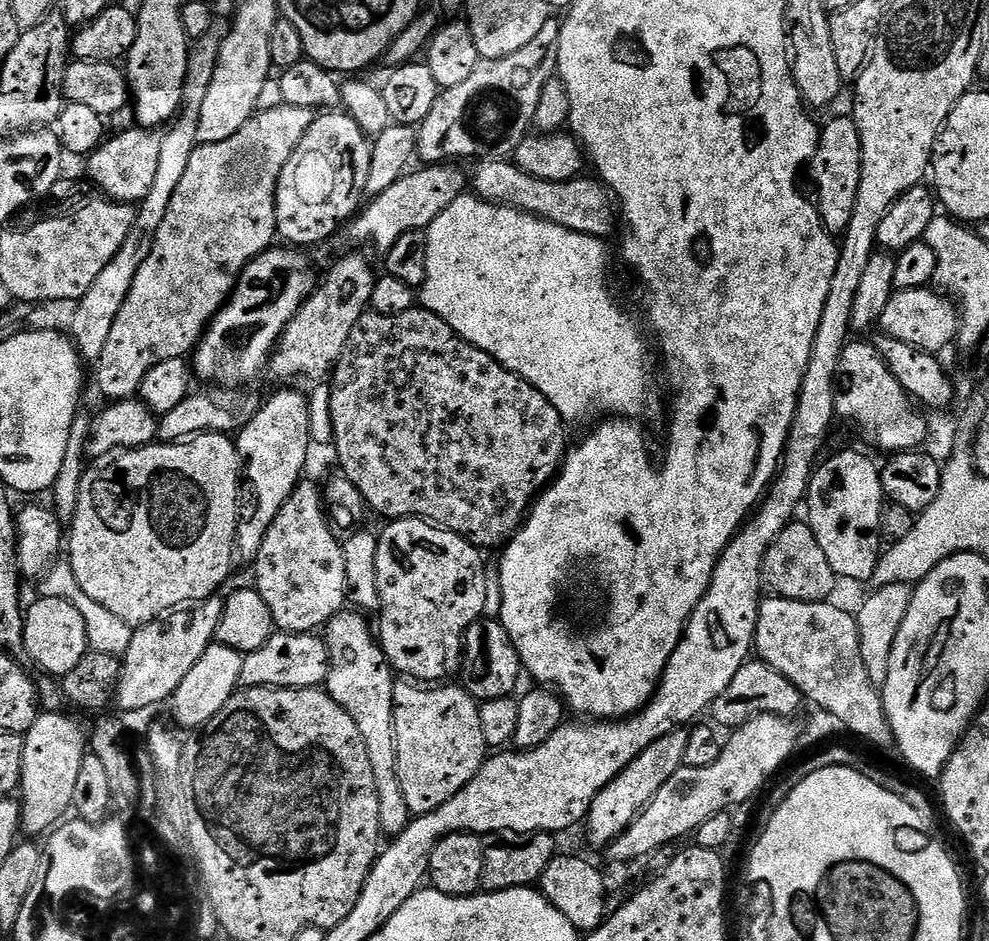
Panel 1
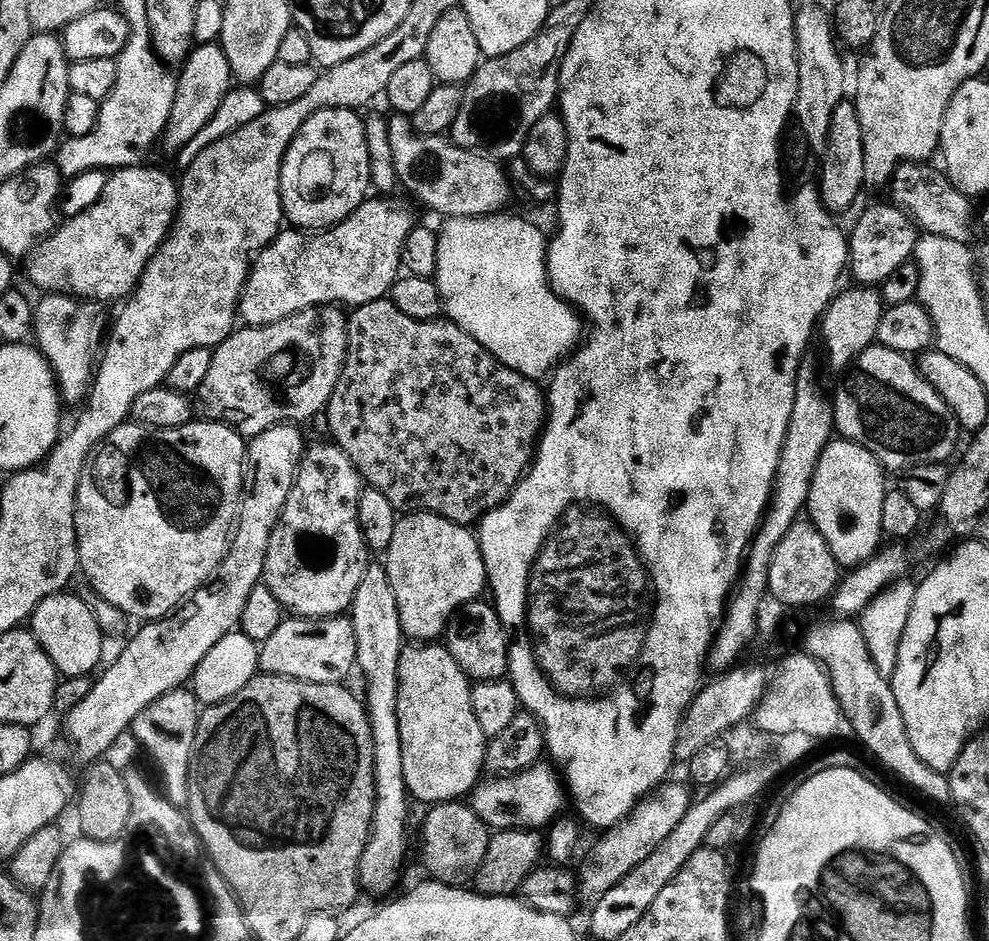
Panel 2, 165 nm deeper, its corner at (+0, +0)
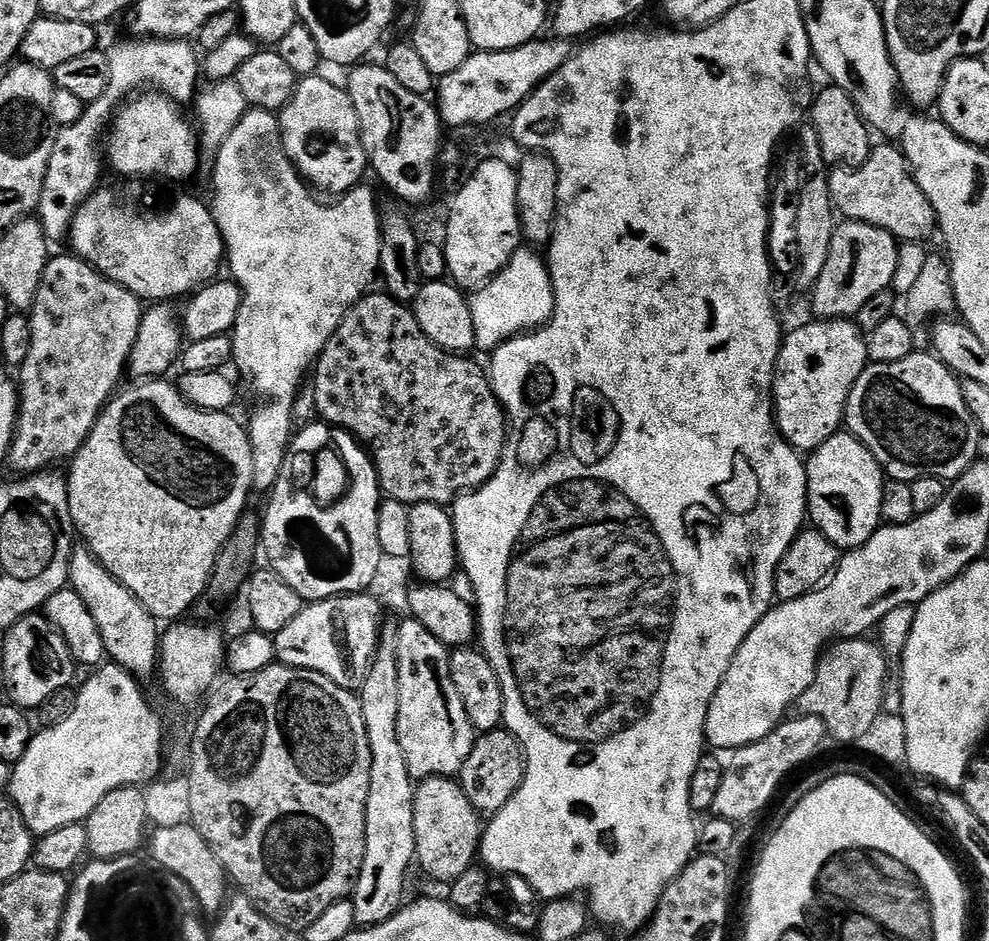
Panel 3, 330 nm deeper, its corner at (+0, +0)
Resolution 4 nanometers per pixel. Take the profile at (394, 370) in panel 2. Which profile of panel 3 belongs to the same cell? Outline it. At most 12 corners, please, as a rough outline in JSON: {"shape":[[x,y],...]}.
{"shape":[[365,294],[316,358],[319,419],[380,491],[451,505],[495,474],[483,367]]}

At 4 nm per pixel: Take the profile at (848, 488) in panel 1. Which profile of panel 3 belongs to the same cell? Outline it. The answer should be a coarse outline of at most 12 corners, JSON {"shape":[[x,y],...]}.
{"shape":[[835,432],[807,457],[808,516],[841,550],[881,527],[884,469]]}

